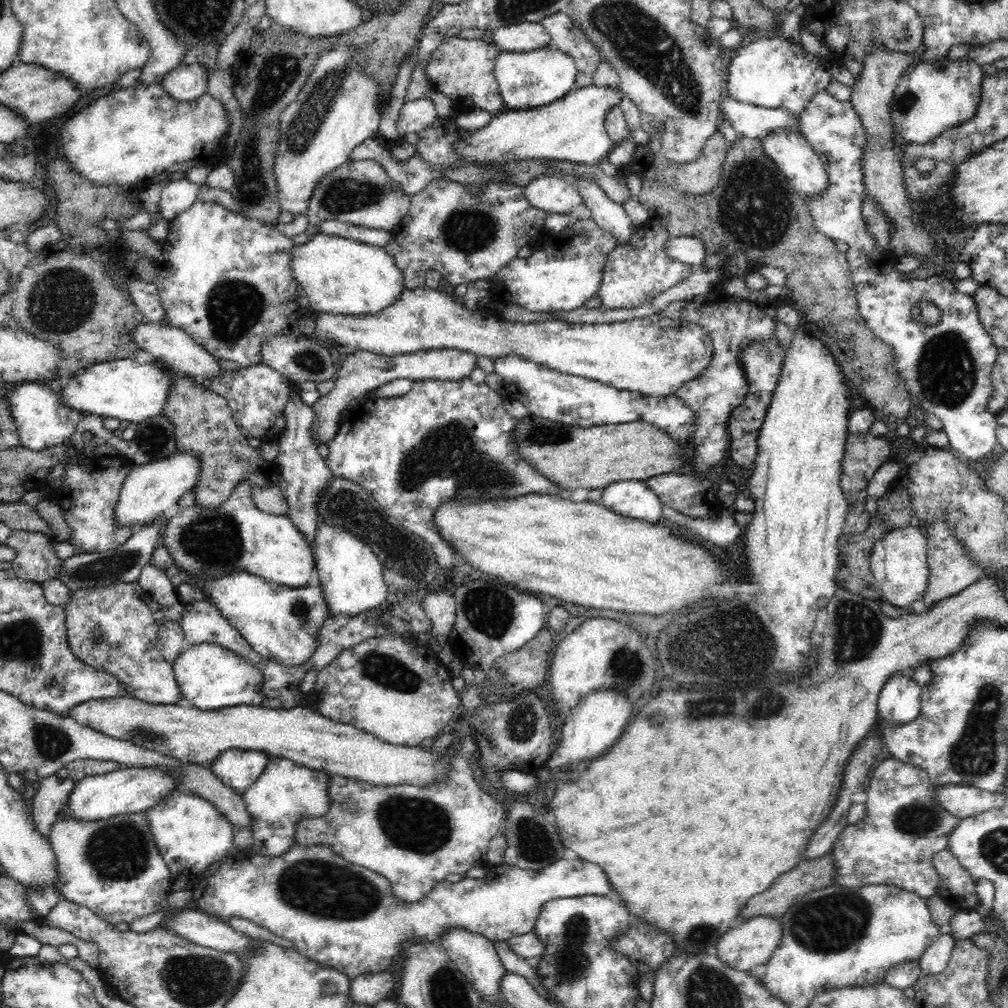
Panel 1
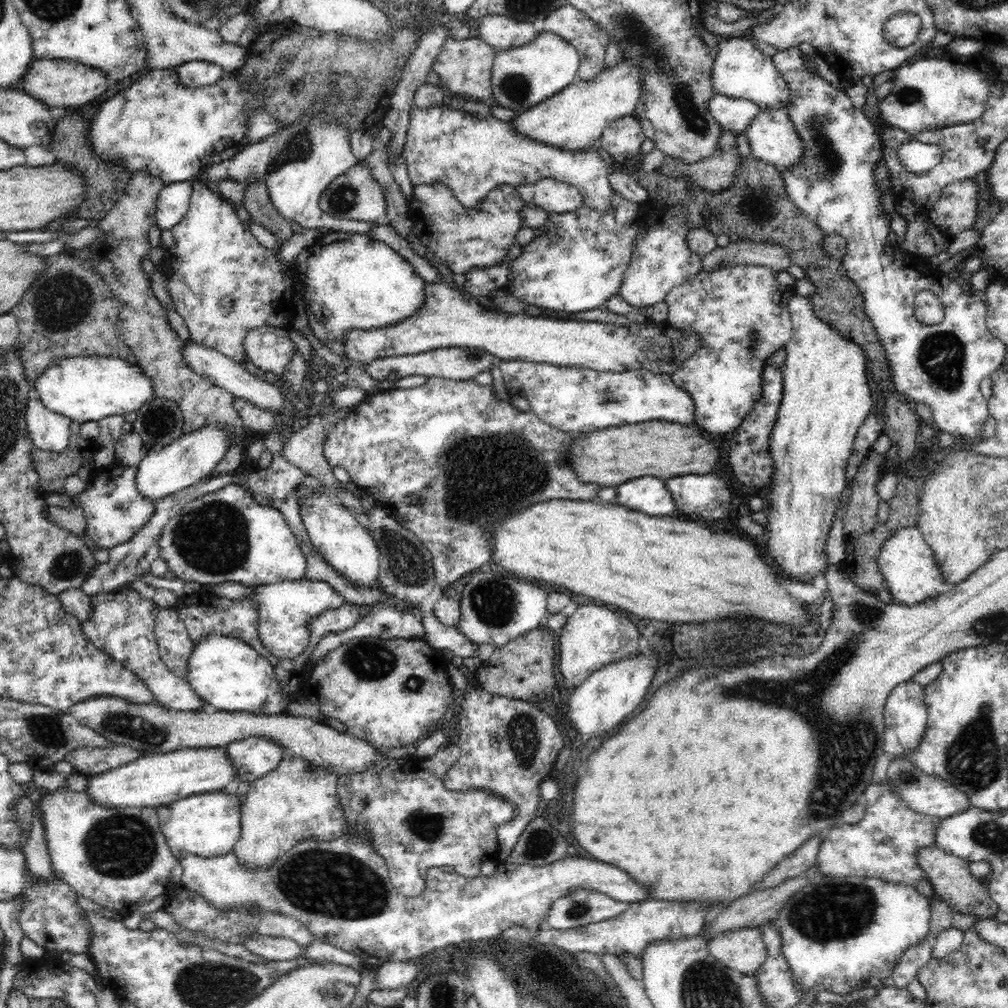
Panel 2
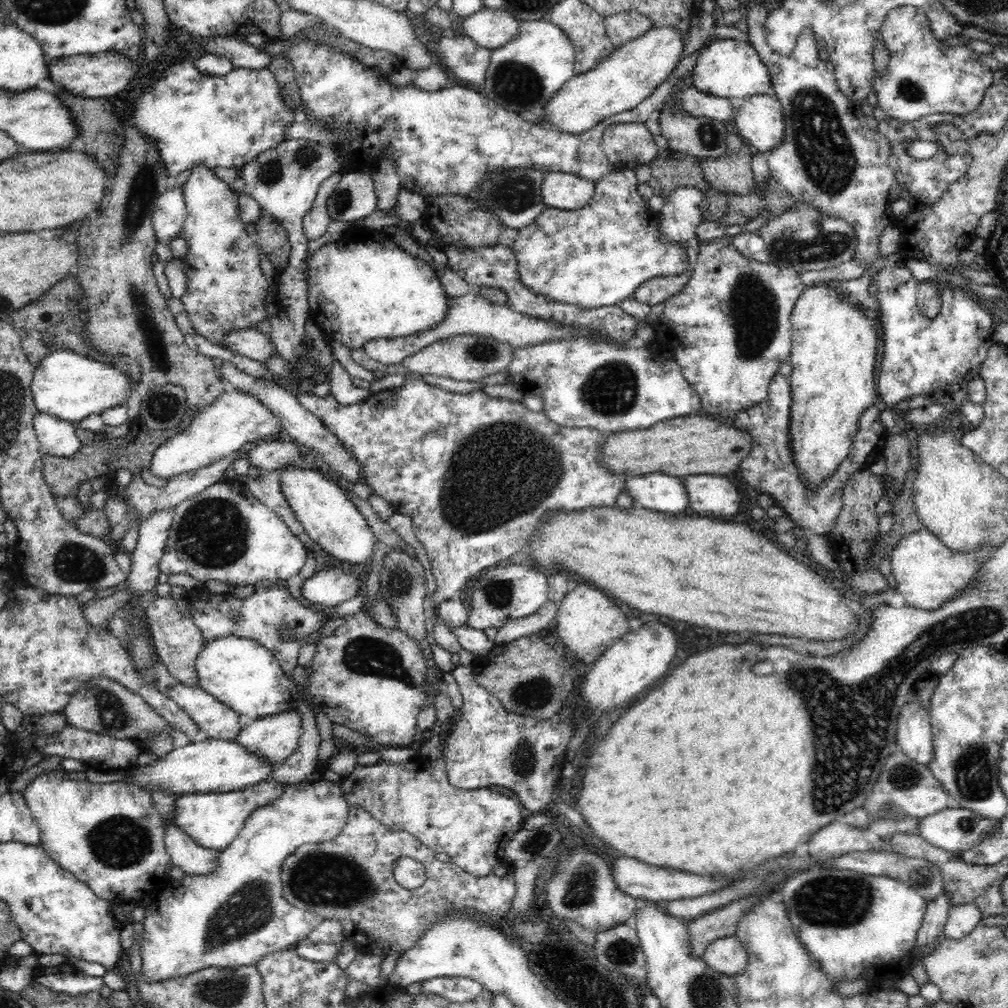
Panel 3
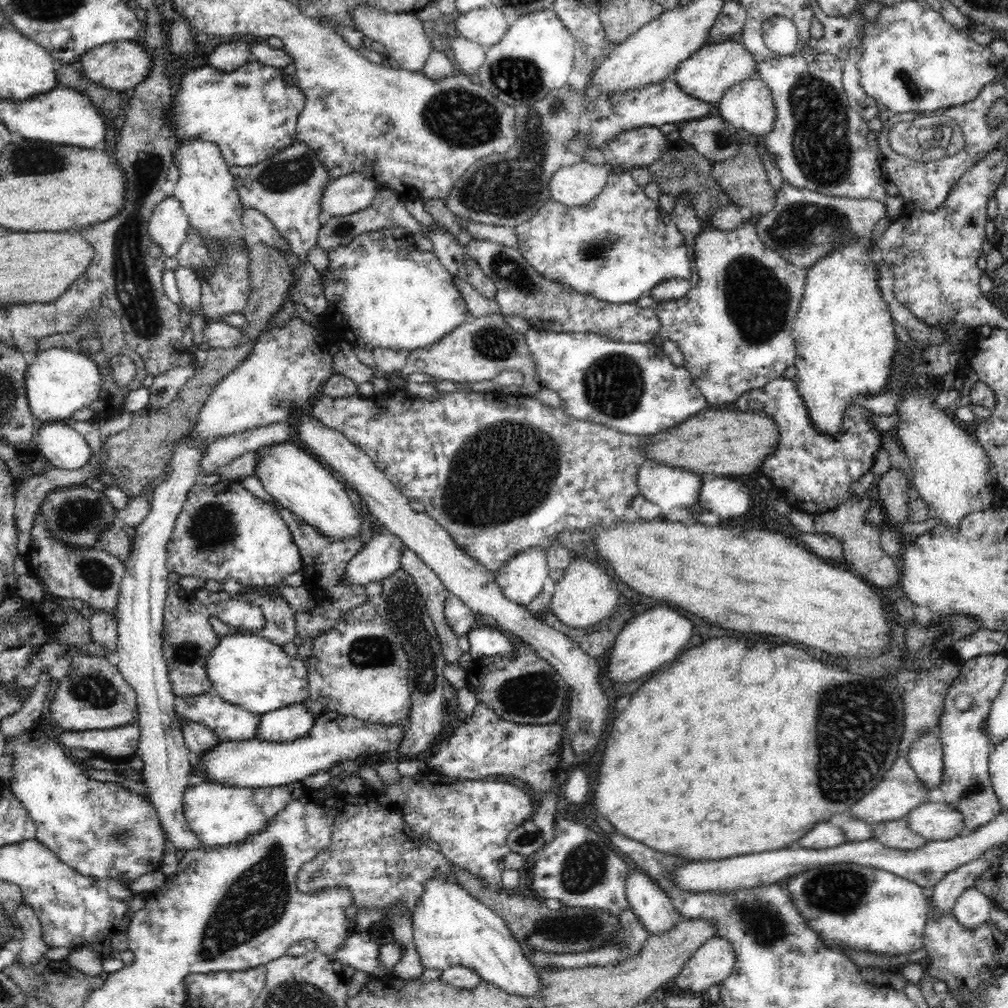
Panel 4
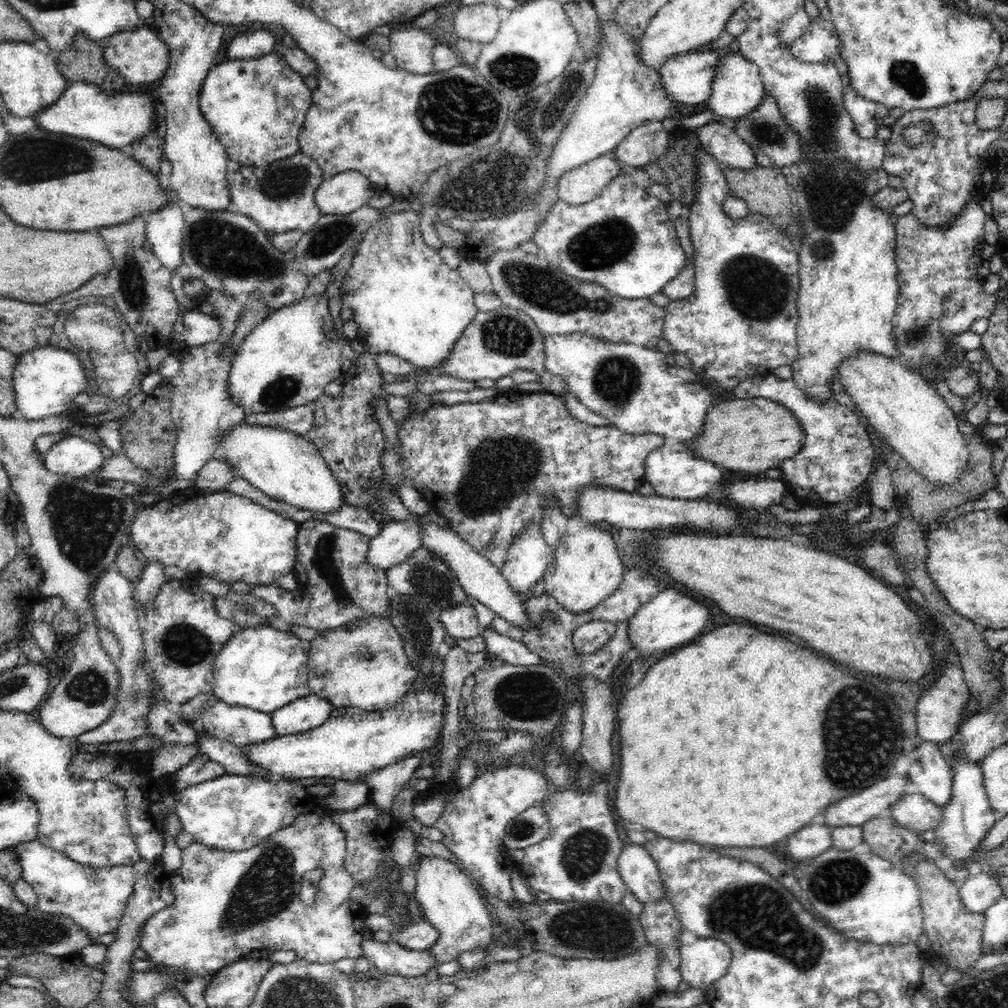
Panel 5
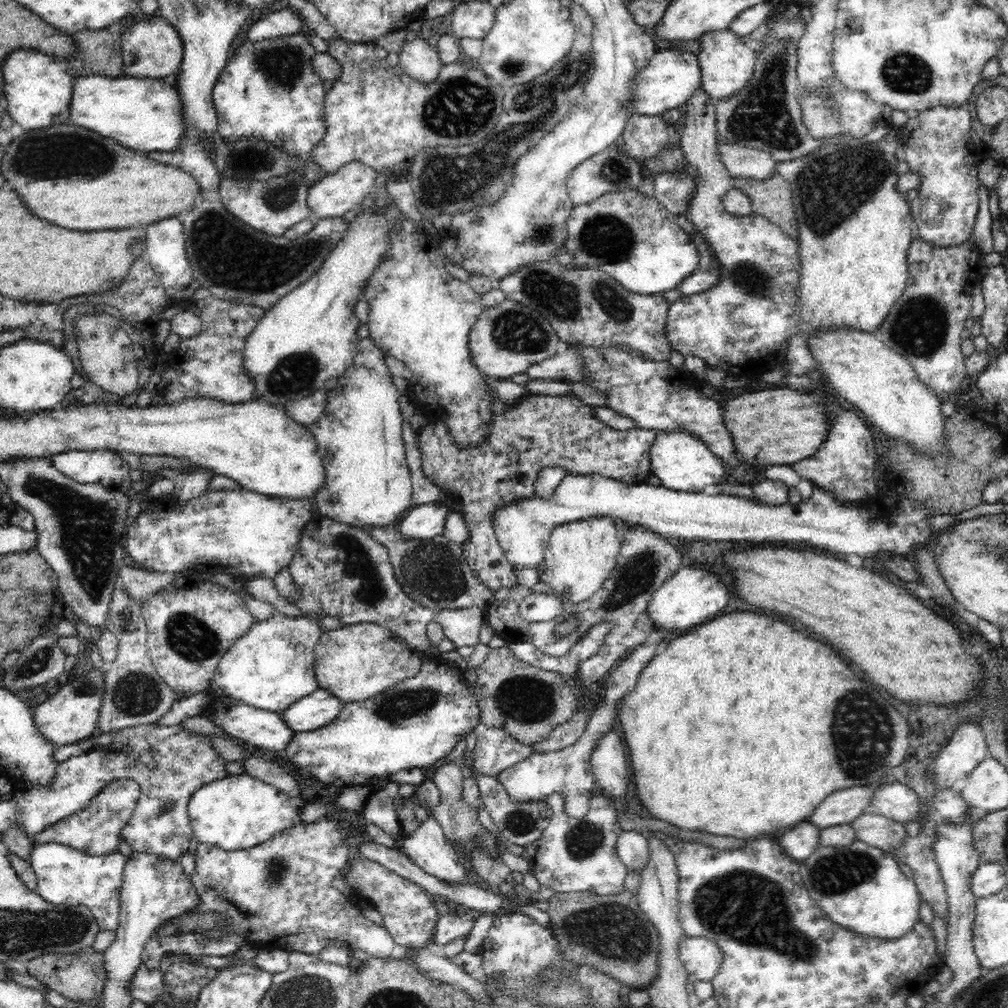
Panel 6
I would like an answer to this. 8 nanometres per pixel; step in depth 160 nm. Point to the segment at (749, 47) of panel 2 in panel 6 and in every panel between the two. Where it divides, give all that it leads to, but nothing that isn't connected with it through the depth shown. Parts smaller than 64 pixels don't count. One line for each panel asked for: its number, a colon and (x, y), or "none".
3: (728, 68)
4: (712, 69)
5: (686, 78)
6: (671, 76)

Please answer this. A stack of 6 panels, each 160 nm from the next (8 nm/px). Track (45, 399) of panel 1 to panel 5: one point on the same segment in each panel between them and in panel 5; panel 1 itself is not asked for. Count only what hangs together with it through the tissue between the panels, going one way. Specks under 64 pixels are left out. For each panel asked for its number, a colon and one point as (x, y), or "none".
2: (49, 431)
3: (57, 437)
4: (62, 446)
5: (73, 456)

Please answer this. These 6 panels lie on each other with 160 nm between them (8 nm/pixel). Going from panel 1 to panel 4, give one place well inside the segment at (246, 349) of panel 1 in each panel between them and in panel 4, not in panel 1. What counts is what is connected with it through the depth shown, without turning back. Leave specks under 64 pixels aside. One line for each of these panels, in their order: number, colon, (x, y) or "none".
2: (222, 281)
3: (227, 289)
4: (206, 189)

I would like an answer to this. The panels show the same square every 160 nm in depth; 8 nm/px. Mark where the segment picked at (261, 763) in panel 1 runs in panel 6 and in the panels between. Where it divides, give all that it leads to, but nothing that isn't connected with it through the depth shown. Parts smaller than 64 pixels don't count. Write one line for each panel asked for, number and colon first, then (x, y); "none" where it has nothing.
2: (255, 756)
3: (275, 737)
4: (286, 724)
5: (304, 714)
6: (316, 710)

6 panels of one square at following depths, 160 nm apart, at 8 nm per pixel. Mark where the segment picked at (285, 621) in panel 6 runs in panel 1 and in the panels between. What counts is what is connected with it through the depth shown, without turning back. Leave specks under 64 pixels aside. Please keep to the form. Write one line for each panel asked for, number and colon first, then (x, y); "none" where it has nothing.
1: (209, 677)
2: (229, 675)
3: (247, 677)
4: (246, 670)
5: (260, 668)

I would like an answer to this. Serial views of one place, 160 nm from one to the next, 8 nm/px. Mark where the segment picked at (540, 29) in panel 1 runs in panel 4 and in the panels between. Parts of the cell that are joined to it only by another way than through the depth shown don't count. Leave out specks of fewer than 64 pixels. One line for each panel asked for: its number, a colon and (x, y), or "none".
2: (499, 31)
3: (490, 28)
4: (486, 25)

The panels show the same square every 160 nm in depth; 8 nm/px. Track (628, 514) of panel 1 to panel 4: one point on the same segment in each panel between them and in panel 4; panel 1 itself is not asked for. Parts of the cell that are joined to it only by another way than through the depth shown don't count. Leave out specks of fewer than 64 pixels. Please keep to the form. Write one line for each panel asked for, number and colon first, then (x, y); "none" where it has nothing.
2: (647, 494)
3: (665, 493)
4: (668, 487)

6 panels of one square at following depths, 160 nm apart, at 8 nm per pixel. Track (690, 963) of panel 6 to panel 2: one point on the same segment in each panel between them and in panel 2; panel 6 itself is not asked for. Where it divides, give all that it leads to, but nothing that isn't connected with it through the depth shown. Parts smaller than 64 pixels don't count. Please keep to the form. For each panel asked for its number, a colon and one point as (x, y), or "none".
2: (742, 950)
3: (727, 955)
4: (714, 961)
5: (704, 961)

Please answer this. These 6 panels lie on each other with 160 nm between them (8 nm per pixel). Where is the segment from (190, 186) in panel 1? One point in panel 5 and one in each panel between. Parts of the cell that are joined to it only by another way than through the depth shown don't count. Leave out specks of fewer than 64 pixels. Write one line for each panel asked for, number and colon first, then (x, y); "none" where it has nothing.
2: (173, 200)
3: (170, 212)
4: (168, 227)
5: (164, 229)

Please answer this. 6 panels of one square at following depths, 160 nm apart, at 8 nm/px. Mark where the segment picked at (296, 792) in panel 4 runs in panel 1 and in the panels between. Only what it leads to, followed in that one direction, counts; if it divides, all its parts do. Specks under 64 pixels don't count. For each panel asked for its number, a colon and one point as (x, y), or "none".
1: (190, 833)
2: (208, 824)
3: (213, 820)

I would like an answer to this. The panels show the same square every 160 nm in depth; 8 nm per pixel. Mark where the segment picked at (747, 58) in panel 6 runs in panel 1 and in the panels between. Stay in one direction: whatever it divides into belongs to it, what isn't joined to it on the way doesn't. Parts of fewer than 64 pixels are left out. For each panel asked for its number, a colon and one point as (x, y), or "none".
1: (797, 160)
2: (772, 136)
3: (759, 120)
4: (748, 106)
5: (737, 89)

